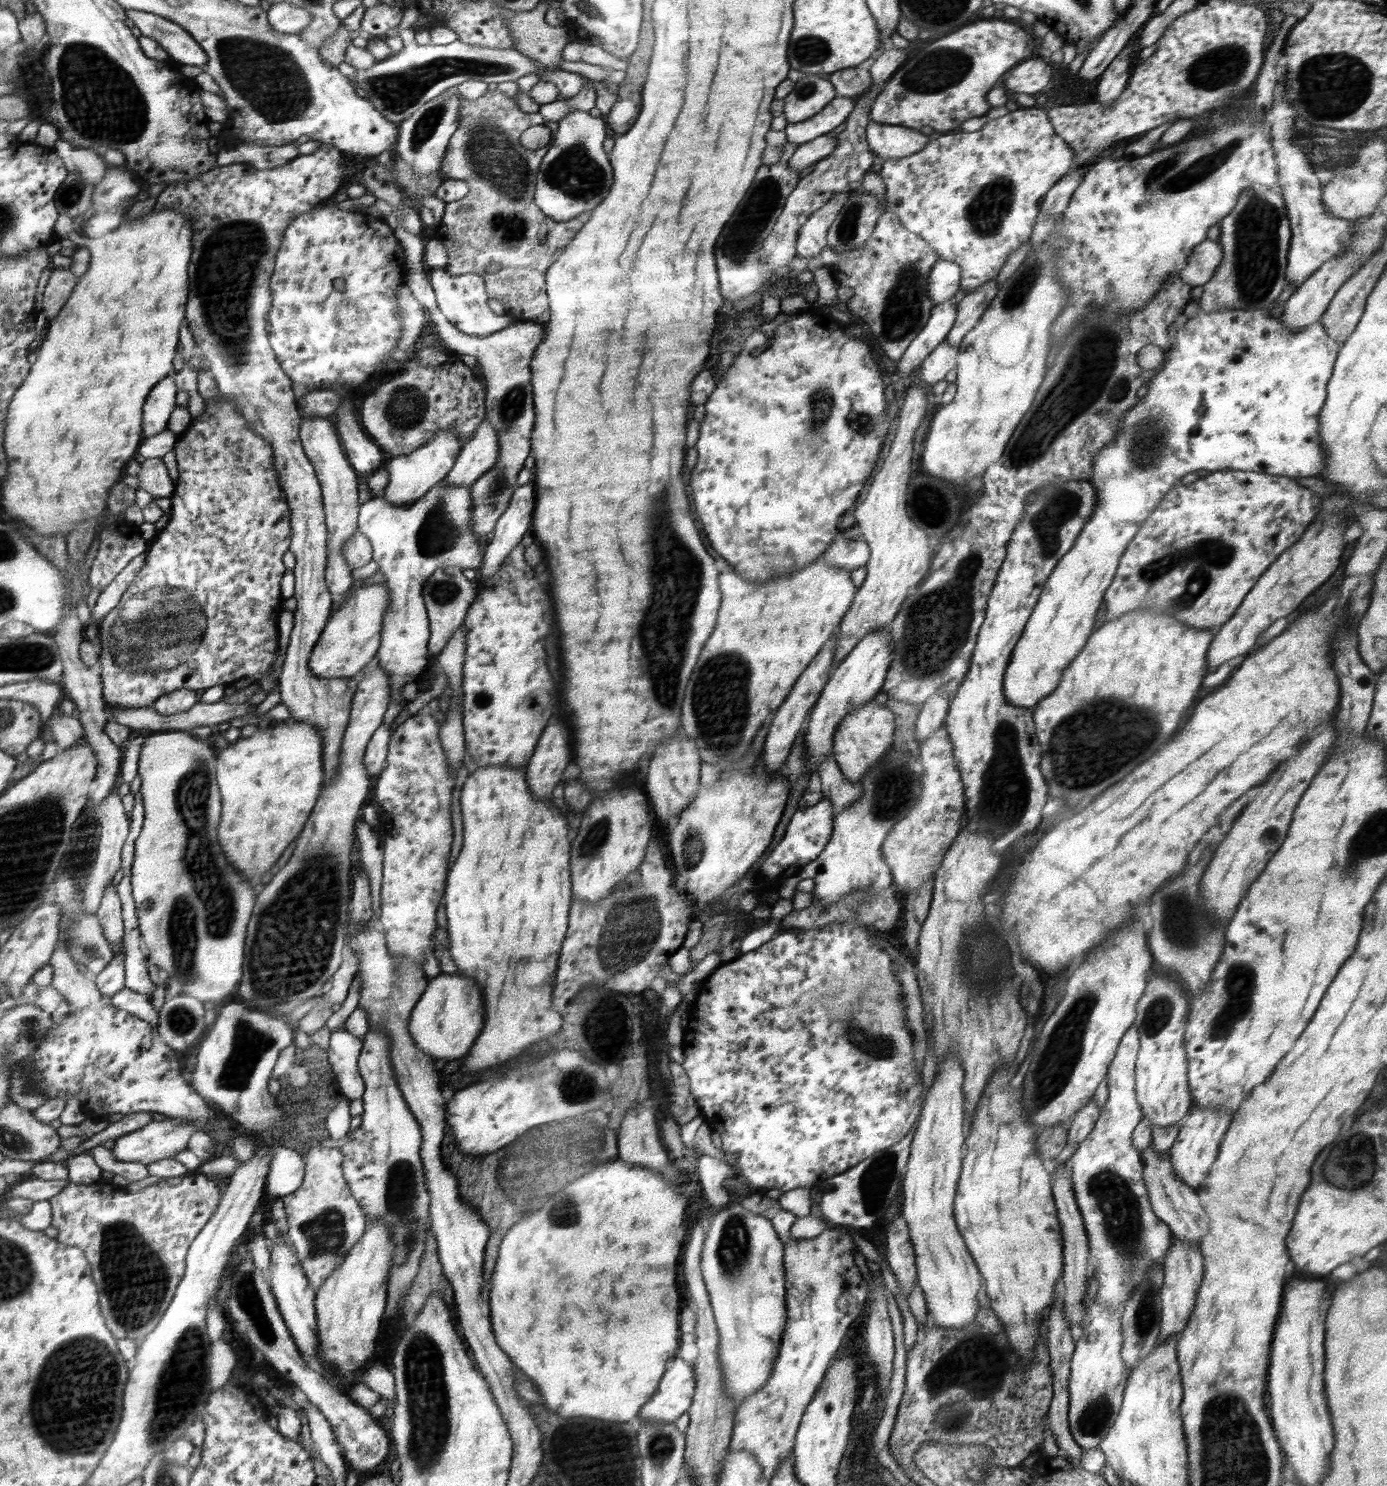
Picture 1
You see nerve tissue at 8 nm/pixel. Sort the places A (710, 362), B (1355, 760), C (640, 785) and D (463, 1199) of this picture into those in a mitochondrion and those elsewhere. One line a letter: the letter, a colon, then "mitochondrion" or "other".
A: other
B: other
C: other
D: other

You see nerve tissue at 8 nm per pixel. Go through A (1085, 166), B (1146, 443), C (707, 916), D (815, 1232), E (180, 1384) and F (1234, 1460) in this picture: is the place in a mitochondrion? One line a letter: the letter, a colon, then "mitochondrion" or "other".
A: other
B: mitochondrion
C: other
D: other
E: mitochondrion
F: mitochondrion

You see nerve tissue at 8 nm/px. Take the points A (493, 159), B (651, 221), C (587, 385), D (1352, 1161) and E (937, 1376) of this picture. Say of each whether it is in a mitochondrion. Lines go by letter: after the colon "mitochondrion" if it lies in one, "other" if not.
A: mitochondrion
B: other
C: other
D: mitochondrion
E: mitochondrion

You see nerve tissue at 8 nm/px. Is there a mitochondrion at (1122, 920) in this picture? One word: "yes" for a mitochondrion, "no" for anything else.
no

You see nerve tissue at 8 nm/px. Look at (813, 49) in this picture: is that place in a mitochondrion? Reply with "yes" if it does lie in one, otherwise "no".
yes

